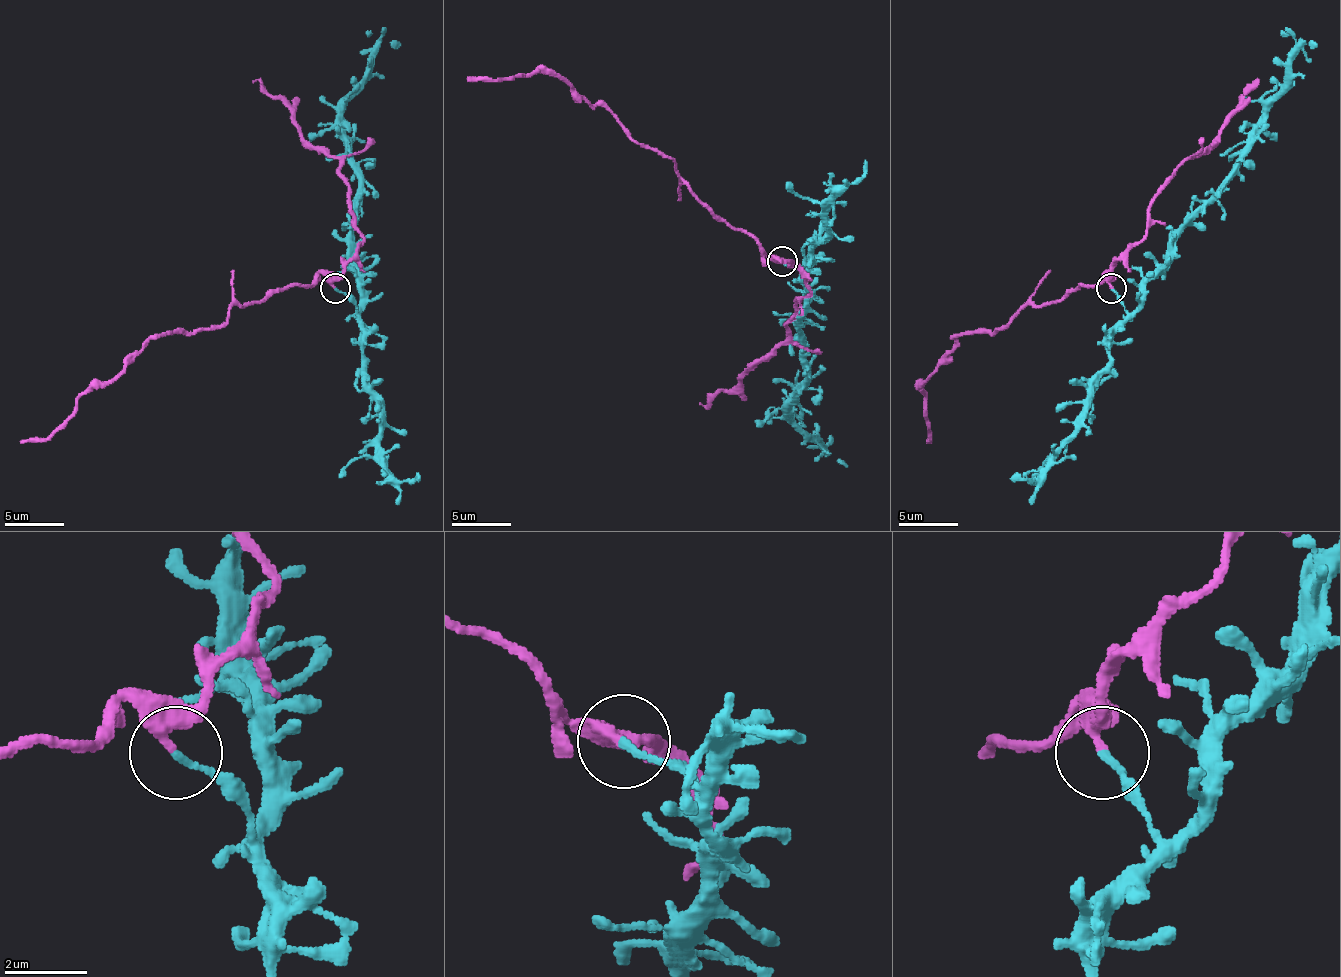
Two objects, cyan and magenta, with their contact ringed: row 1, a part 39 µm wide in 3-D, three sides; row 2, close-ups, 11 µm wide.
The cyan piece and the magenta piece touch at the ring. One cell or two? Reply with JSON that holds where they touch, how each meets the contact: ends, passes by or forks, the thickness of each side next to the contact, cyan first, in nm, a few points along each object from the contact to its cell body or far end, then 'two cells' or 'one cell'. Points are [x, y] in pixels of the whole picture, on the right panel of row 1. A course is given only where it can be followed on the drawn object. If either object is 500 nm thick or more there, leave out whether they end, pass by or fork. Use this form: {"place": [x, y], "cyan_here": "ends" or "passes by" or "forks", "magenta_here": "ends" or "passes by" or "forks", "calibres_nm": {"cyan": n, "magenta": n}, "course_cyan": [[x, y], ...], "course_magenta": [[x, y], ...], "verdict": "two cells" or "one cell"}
{"place": [1111, 288], "cyan_here": "ends", "magenta_here": "ends", "calibres_nm": {"cyan": 170, "magenta": 400}, "course_cyan": [[1110, 289], [1131, 312], [1173, 235], [1226, 175], [1289, 74], [1295, 53], [1289, 32], [1280, 32]], "course_magenta": [[1110, 289], [1104, 274], [1060, 300], [1027, 303], [997, 330], [958, 333], [955, 348], [923, 381], [926, 443]], "verdict": "two cells"}

